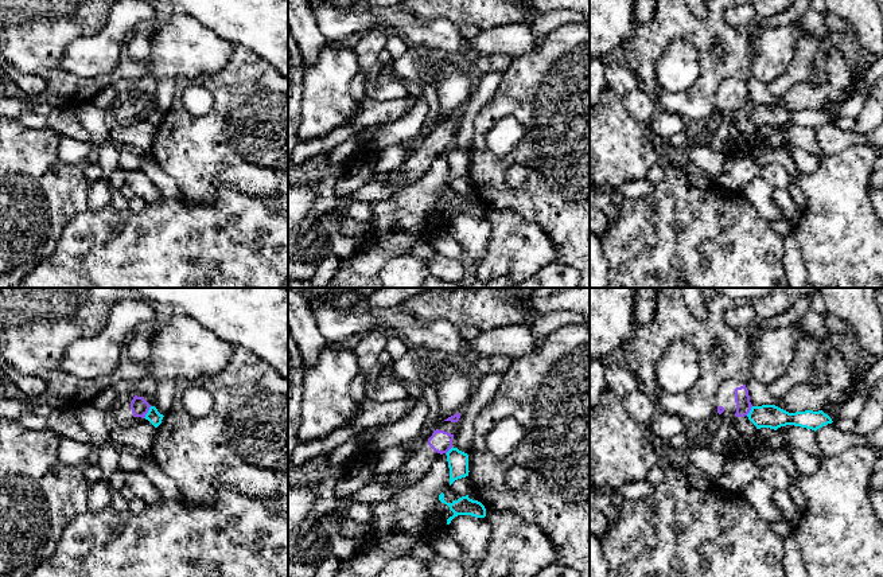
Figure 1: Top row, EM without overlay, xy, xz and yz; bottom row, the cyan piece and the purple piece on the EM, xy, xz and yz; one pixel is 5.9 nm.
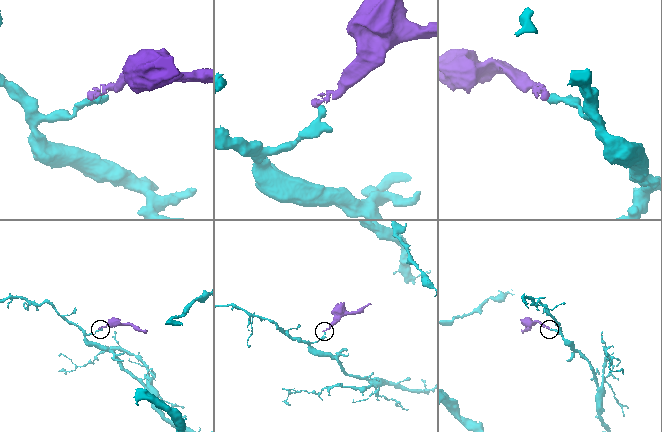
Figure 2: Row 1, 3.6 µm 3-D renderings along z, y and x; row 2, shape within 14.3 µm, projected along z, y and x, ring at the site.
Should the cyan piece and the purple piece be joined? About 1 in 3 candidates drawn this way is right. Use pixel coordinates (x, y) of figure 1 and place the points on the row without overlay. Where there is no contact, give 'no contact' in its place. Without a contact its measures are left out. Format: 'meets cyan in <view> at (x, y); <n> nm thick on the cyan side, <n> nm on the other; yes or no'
meets cyan in xy at (148, 110); 80 nm thick on the cyan side, 100 nm on the other; no

